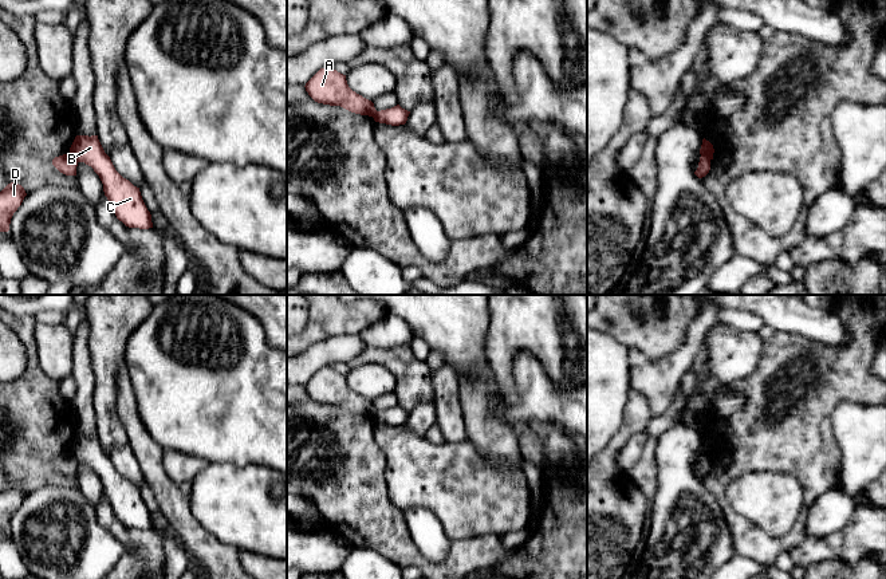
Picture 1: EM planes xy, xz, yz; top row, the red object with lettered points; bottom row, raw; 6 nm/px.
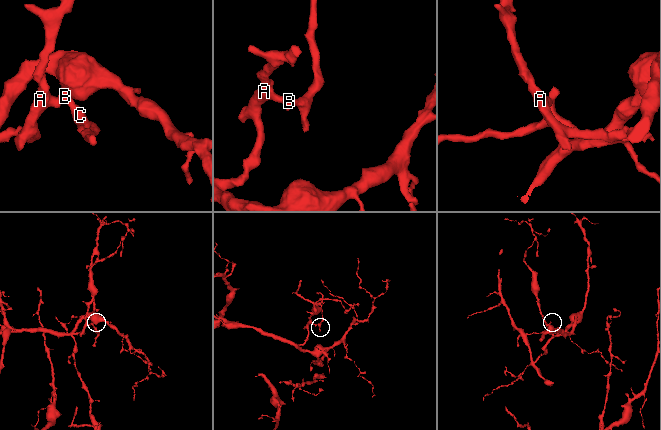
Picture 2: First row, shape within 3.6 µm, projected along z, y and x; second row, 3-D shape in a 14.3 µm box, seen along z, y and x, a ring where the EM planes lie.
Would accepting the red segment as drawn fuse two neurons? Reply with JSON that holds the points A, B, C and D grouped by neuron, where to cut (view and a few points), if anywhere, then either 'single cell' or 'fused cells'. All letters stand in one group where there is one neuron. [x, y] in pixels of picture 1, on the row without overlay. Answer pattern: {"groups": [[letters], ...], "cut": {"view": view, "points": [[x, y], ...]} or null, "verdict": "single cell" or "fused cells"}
{"groups": [["A", "D"], ["B", "C"]], "cut": {"view": "xy", "points": [[70, 453], [78, 461]]}, "verdict": "fused cells"}

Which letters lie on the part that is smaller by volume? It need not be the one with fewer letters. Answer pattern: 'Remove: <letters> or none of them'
Remove: B, C

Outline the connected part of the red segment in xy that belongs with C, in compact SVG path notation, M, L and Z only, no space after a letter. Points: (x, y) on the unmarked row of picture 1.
M76 436L71 448L78 462L91 466L103 484L103 492L119 521L129 528L153 528L151 515L147 511L139 488L123 478L105 453L98 436Z

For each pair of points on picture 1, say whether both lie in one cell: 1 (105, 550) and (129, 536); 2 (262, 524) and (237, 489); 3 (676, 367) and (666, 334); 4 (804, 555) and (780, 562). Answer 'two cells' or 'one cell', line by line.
1: two cells
2: one cell
3: two cells
4: two cells

